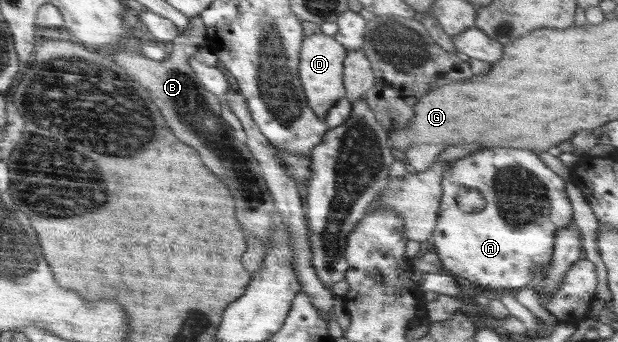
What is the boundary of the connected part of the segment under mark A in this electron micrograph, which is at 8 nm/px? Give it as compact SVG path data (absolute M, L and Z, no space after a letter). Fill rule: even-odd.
M490 148L482 152L474 152L466 156L450 168L442 178L442 198L437 212L436 226L429 240L432 240L434 254L438 256L442 268L446 270L436 273L415 271L411 276L417 290L440 293L448 297L456 297L458 284L455 280L470 280L478 286L492 290L515 292L529 287L537 281L536 275L546 270L552 260L554 242L558 230L572 224L572 205L566 194L566 182L547 167L537 154L530 150L514 150L514 148ZM460 188L476 188L486 200L486 206L479 212L467 213L456 203Z

